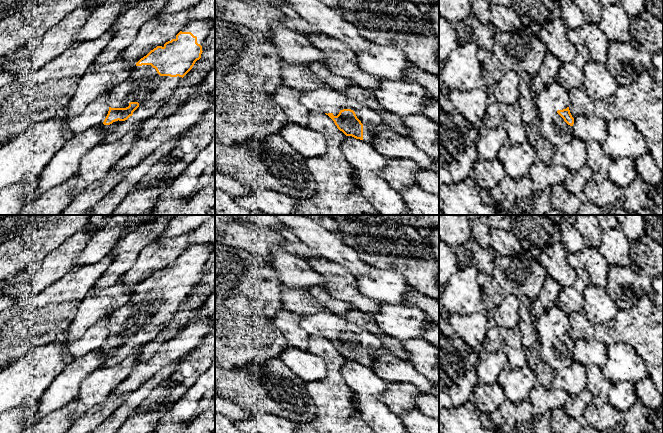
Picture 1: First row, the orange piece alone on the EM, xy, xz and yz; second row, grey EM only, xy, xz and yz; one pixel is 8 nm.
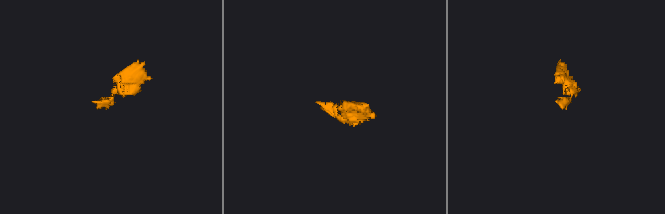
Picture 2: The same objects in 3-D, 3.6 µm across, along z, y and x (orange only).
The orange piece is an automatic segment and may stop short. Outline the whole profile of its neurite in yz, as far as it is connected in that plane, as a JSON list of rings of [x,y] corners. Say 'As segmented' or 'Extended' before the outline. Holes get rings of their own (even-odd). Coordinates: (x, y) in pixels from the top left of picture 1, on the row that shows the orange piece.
Extended. [[[554,81],[536,96],[537,114],[540,121],[541,135],[554,147],[568,143],[572,138],[572,117],[569,91]]]

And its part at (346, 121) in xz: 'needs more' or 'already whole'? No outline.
needs more

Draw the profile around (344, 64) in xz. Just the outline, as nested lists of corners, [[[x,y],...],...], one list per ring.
[[[313,27],[306,33],[298,30],[316,48],[326,52],[324,63],[331,72],[349,79],[353,85],[362,89],[374,90],[379,86],[379,78],[367,74],[358,66],[355,52],[350,50],[346,44]]]

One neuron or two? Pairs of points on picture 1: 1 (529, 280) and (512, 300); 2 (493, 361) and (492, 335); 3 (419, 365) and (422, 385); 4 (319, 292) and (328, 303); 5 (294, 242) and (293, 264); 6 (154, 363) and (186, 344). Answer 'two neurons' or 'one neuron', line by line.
1: two neurons
2: two neurons
3: two neurons
4: one neuron
5: two neurons
6: one neuron

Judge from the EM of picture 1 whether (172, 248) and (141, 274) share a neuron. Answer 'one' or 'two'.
one

